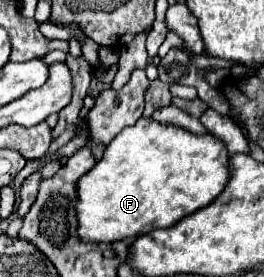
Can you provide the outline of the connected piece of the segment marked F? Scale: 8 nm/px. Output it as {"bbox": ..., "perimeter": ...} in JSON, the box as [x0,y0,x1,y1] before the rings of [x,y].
{"bbox":[76,118,228,242],"perimeter":[[[140,118],[134,126],[124,128],[104,150],[104,156],[100,158],[100,162],[96,162],[96,166],[92,170],[88,170],[80,180],[78,180],[78,200],[76,200],[76,222],[78,222],[78,238],[82,242],[116,242],[116,240],[126,240],[126,238],[136,238],[152,228],[168,228],[172,224],[176,224],[178,220],[182,220],[184,216],[208,206],[226,186],[228,182],[228,150],[224,146],[224,142],[220,142],[218,138],[214,138],[212,134],[204,134],[204,136],[196,136],[188,130],[176,128],[176,126],[166,126],[160,124],[152,118]]]}

